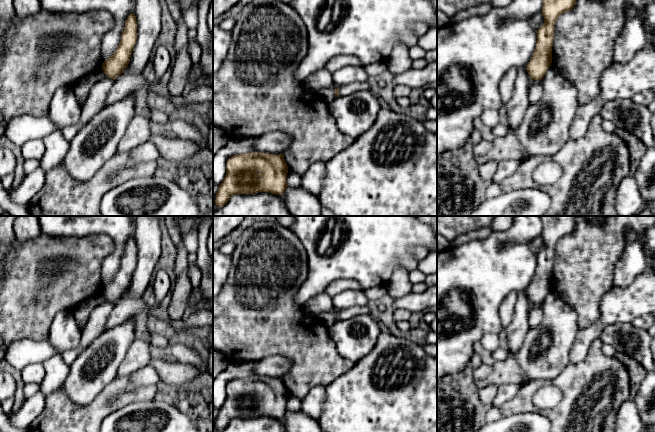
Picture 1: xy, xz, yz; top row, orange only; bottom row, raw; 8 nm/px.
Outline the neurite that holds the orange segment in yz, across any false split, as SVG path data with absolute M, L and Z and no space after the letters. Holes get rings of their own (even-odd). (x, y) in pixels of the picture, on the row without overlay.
M539 216L542 220L544 248L536 255L534 277L526 290L531 303L542 304L552 287L554 249L560 239L574 232L575 216Z

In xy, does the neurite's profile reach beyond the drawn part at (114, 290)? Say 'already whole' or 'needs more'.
already whole

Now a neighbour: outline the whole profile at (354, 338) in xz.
M370 314L335 321L328 332L340 356L353 363L370 353L381 333L377 320Z

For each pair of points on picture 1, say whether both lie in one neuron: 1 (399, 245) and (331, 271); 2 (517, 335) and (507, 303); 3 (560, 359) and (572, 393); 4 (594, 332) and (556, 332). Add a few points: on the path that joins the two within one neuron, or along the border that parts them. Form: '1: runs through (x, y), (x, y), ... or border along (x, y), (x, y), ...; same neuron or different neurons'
1: runs through (382, 245), (357, 245), (348, 254); same neuron
2: border along (517, 294), (512, 320), (505, 328); different neurons
3: border along (569, 361), (548, 382); different neurons
4: border along (579, 329), (569, 354); different neurons

